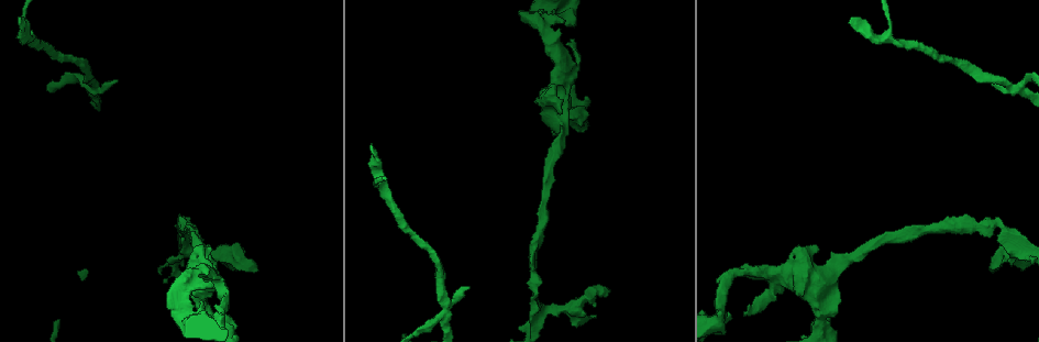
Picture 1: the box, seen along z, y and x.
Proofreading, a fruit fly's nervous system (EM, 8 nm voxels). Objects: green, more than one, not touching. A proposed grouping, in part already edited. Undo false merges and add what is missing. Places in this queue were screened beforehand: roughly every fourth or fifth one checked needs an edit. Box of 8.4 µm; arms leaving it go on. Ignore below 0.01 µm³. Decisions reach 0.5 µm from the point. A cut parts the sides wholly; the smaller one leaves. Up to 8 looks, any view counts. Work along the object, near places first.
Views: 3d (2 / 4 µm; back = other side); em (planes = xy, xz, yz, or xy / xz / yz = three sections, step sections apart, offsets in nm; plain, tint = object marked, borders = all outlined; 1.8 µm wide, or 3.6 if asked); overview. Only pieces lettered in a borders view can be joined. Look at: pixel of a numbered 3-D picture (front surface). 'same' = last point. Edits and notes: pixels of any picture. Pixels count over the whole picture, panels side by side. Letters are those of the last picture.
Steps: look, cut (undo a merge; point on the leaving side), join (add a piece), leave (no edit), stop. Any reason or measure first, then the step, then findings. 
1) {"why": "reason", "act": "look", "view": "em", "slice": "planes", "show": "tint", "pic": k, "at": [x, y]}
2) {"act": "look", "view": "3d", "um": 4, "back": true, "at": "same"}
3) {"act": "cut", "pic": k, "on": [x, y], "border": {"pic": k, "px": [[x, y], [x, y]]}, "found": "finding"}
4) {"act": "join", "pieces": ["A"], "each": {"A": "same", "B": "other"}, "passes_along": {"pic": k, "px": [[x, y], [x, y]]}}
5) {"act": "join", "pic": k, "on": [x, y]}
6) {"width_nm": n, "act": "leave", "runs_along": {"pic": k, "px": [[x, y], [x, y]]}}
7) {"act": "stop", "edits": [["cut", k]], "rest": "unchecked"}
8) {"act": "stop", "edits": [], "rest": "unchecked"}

{"why": "an open end", "act": "look", "view": "em", "um": 3.6, "slice": "xy", "step": 4, "show": "borders", "pic": 1, "at": [19, 22]}

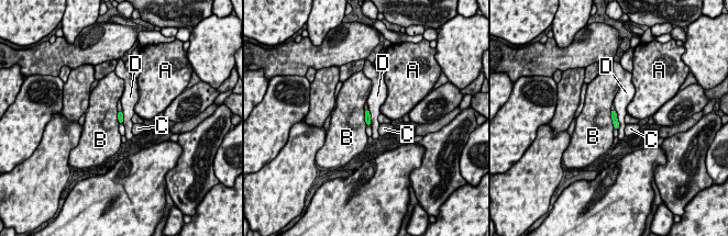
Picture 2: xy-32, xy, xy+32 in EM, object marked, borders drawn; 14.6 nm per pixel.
{"why": "another direction", "act": "look", "view": "em", "um": 3.6, "slice": "planes", "show": "borders", "at": "same"}

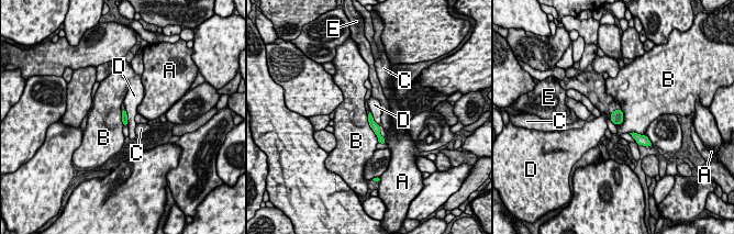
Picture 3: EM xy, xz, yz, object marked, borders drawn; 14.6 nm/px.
{"width_nm": 90, "act": "leave", "each": {"A": "other", "B": "other", "C": "other", "D": "other", "E": "other"}, "border": {"pic": 3, "px": [[366, 114], [368, 124], [378, 142]]}, "found": "none of them fits"}

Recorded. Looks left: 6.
{"why": "three arms meet", "act": "look", "view": "em", "slice": "yz", "step": 8, "show": "tint", "pic": 1, "at": [90, 88]}

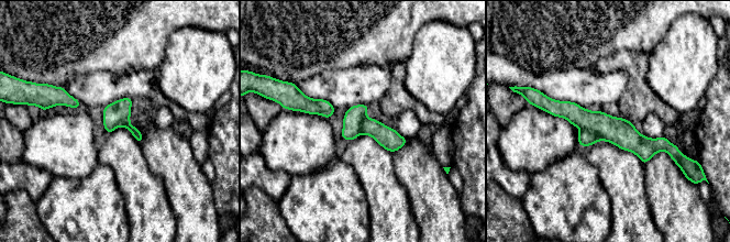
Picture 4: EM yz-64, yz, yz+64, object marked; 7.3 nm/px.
{"act": "look", "view": "em", "slice": "yz", "step": 8, "show": "borders", "at": "same"}

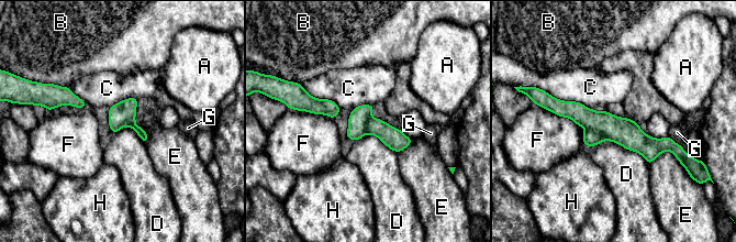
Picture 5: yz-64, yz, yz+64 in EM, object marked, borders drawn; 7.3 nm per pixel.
{"act": "cut", "pic": 5, "on": [590, 138], "each": {"A": "other", "B": "other", "C": "other", "D": "other", "E": "other", "F": "other", "G": "other", "H": "other"}, "border": {"pic": 5, "px": [[587, 129], [597, 131], [603, 141]]}, "found": "a second neuron is stuck on"}

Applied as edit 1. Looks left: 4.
{"why": "free end", "act": "look", "view": "em", "slice": "planes", "show": "plain", "pic": 1, "at": [835, 313]}

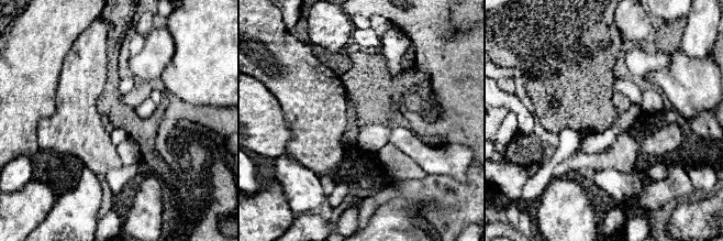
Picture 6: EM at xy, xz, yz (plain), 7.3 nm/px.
{"act": "look", "view": "em", "slice": "planes", "show": "borders", "at": "same"}

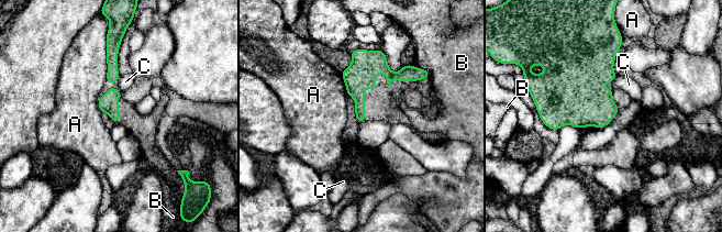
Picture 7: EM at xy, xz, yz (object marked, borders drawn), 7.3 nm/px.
{"act": "leave", "each": {"A": "other", "B": "other", "C": "other"}, "border": {"pic": 7, "px": [[107, 41], [107, 76], [104, 81]]}, "found": "none of them fits"}

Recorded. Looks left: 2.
{"why": "sharp bend", "act": "look", "view": "em", "slice": "planes", "show": "borders", "pic": 1, "at": [540, 22]}

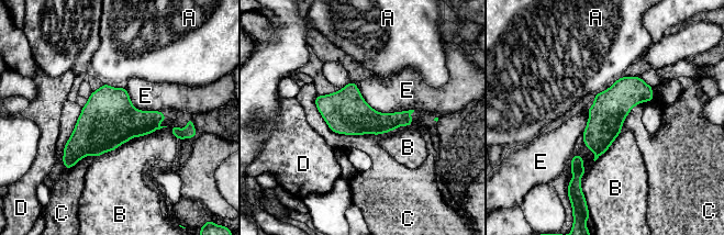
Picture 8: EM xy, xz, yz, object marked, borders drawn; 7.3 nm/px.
{"longest_contact_nm": ["E", 480], "act": "leave", "each": {"A": "other", "B": "other", "C": "other", "D": "other", "E": "other"}, "border": {"pic": 8, "px": [[355, 84], [379, 112], [414, 110]]}, "found": "continuous, no second neuron"}

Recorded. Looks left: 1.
{"act": "stop", "edits": [["cut", 5]], "rest": "unchecked"}

